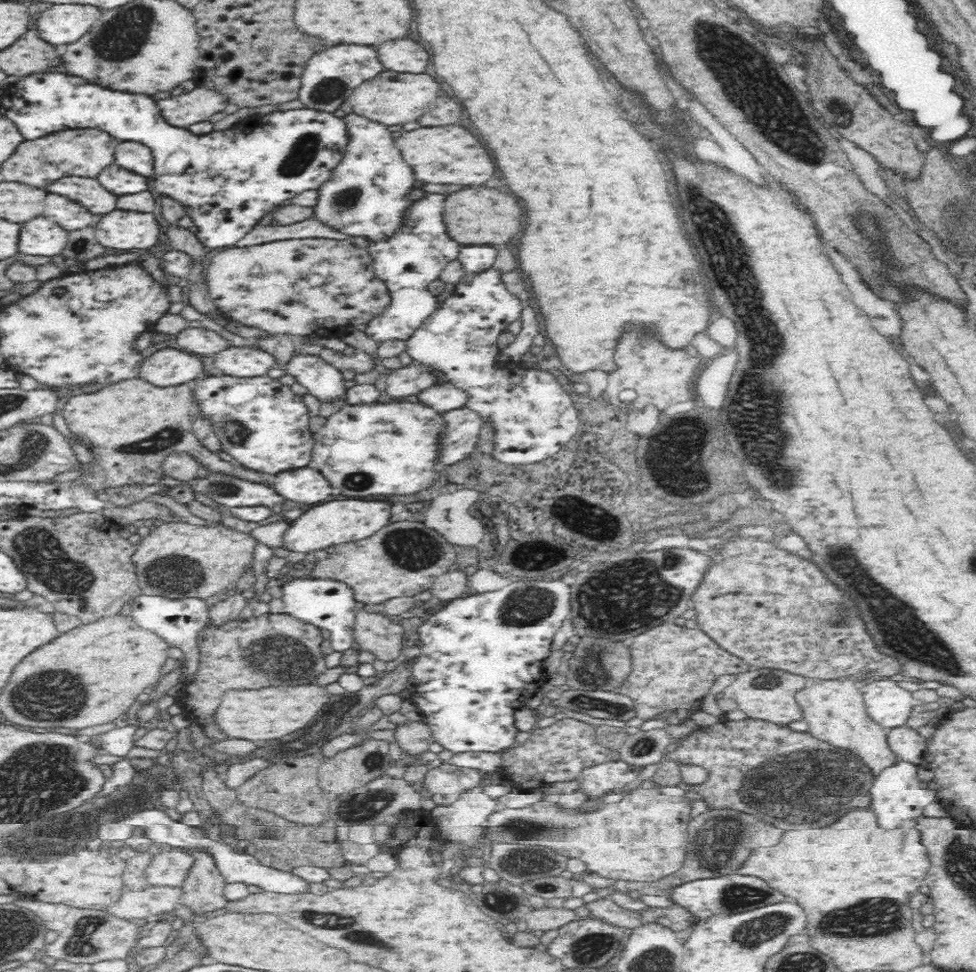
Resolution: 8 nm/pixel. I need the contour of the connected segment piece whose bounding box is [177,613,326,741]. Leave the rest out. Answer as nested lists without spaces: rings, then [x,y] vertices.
[[[266,613],[258,617],[230,621],[219,627],[206,626],[200,632],[198,640],[197,673],[192,681],[177,690],[181,714],[204,726],[206,737],[214,741],[230,739],[214,725],[212,719],[223,692],[232,688],[240,690],[244,686],[252,686],[258,690],[276,685],[317,683],[316,680],[326,670],[322,641],[320,628],[287,613]]]

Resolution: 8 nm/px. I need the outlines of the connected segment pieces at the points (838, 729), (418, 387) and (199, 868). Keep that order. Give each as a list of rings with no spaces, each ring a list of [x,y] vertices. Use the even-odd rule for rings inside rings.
[[[846,677],[846,680],[834,678],[805,686],[796,692],[794,698],[802,709],[803,719],[808,725],[808,733],[827,743],[828,746],[846,748],[854,752],[856,756],[862,758],[866,766],[870,766],[870,771],[875,776],[884,768],[892,766],[897,758],[886,740],[888,729],[868,716],[859,688],[859,685],[856,686],[855,678]]]
[[[413,362],[412,364],[394,369],[389,375],[383,376],[381,386],[386,394],[394,400],[418,395],[418,392],[436,384],[434,367],[429,364]]]
[[[184,848],[192,857],[192,866],[181,885],[183,904],[194,913],[207,914],[226,906],[225,876],[218,870],[215,858],[207,850]]]

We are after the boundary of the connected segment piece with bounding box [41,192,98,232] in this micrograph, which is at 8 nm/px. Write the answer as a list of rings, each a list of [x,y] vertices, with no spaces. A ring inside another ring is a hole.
[[[46,192],[41,203],[44,205],[42,216],[50,216],[58,226],[68,232],[82,230],[98,222],[98,216],[90,214],[78,202],[72,202],[67,196]]]

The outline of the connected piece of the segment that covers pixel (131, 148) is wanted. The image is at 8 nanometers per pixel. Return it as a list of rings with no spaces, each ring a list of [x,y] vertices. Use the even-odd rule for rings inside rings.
[[[119,141],[116,147],[116,164],[136,172],[140,176],[153,176],[152,151],[144,144],[134,144],[134,141]]]

